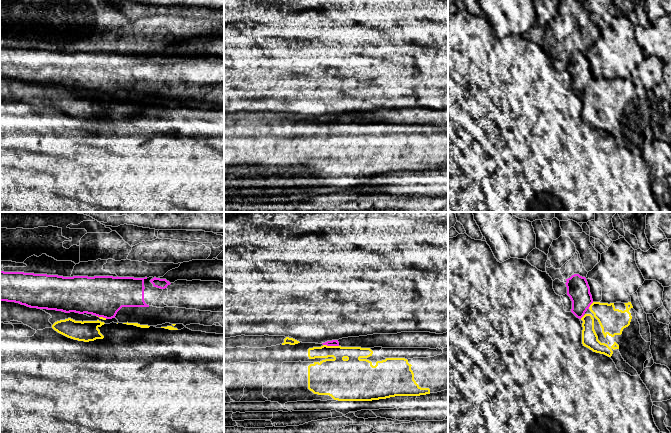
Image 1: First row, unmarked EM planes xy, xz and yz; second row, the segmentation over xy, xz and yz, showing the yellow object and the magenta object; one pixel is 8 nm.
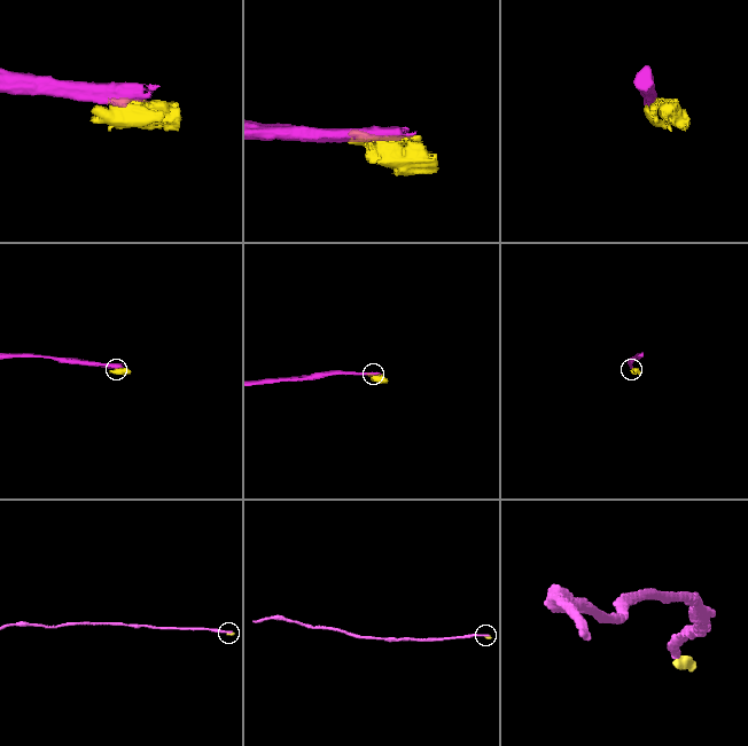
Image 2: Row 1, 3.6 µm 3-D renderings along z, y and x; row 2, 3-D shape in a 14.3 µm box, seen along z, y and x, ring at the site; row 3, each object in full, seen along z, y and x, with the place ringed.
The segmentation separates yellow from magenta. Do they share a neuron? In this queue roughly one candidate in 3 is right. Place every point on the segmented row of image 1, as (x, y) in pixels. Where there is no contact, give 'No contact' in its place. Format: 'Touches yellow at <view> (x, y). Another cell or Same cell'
Touches yellow at xz (331, 346). Another cell

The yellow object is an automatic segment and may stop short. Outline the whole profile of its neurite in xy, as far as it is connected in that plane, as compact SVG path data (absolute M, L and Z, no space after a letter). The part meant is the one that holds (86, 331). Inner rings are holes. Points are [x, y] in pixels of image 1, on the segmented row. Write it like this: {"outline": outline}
{"outline": "M71 318L60 320L52 325L52 328L58 333L78 341L94 341L103 339L104 336L98 329L104 322L97 321L75 321Z"}

